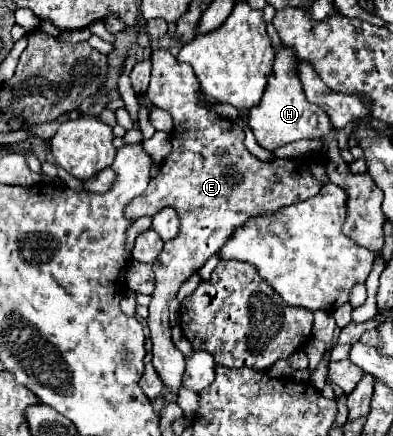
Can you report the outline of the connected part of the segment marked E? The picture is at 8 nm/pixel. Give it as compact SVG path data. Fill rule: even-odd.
M158 48L152 52L150 56L152 60L152 78L150 78L150 86L146 90L148 98L162 110L168 110L174 118L174 130L172 130L172 152L164 158L162 166L160 166L160 174L158 178L154 178L150 182L150 186L146 188L144 194L140 194L138 198L134 198L134 202L130 202L126 206L126 218L130 218L132 222L142 216L153 217L162 208L172 206L174 210L178 210L180 216L180 232L174 240L166 242L162 248L162 254L154 260L154 274L156 274L156 288L152 292L152 302L150 302L150 314L148 314L148 328L150 328L150 340L154 344L152 348L152 364L158 372L158 376L162 378L164 386L170 392L178 392L178 388L182 386L182 374L184 374L184 354L174 346L172 338L170 338L170 322L168 322L168 302L170 298L178 292L180 284L200 266L204 266L204 262L216 254L222 248L222 242L226 242L226 238L230 238L230 234L234 234L234 230L238 230L238 226L246 226L246 222L250 218L256 216L266 216L272 212L278 212L280 208L288 206L288 204L296 204L300 200L306 200L310 196L314 196L320 188L322 182L318 182L308 168L300 166L298 160L272 160L272 162L262 162L256 156L252 156L246 146L242 144L244 140L244 132L224 120L222 116L216 114L214 106L208 104L202 94L200 94L200 86L198 86L198 78L192 70L190 64L180 64L168 50Z

